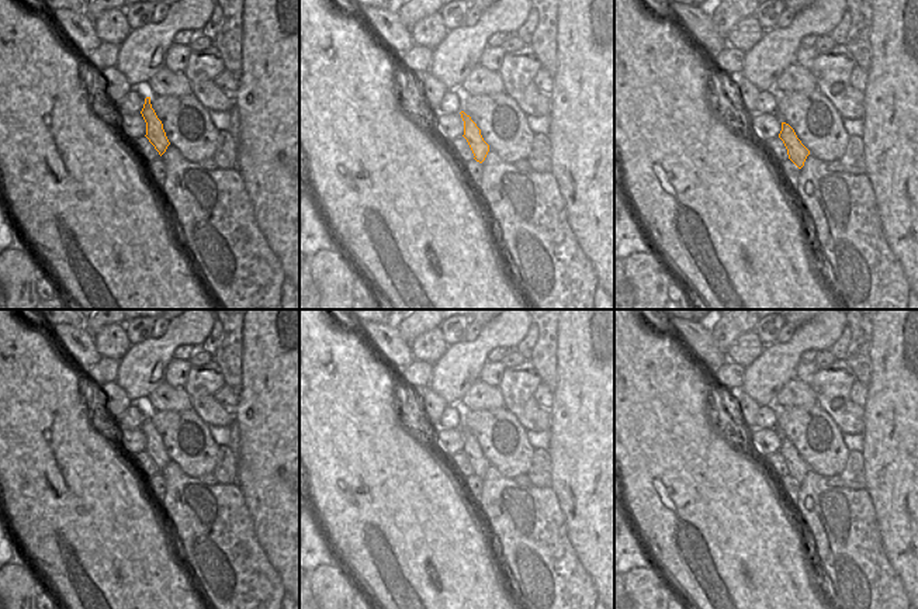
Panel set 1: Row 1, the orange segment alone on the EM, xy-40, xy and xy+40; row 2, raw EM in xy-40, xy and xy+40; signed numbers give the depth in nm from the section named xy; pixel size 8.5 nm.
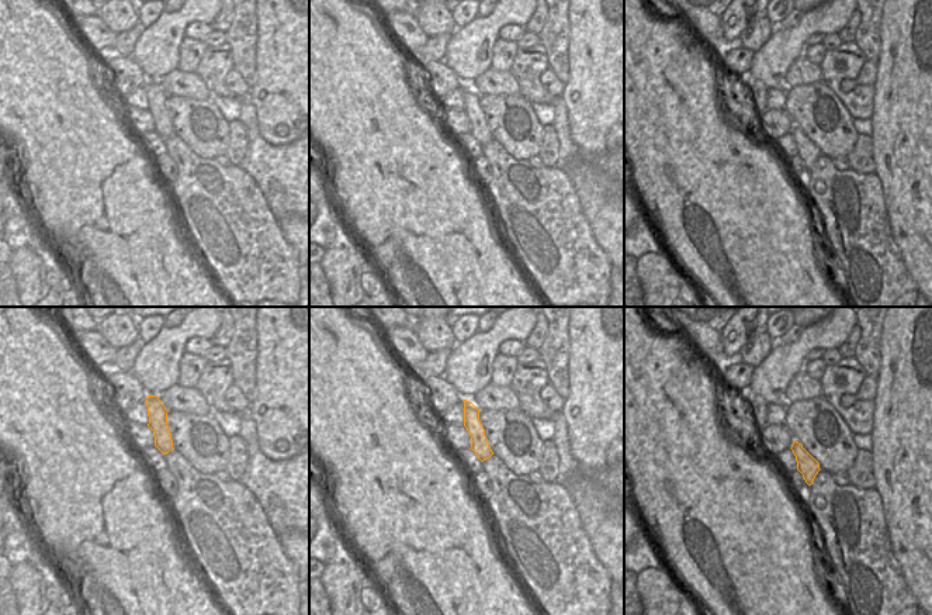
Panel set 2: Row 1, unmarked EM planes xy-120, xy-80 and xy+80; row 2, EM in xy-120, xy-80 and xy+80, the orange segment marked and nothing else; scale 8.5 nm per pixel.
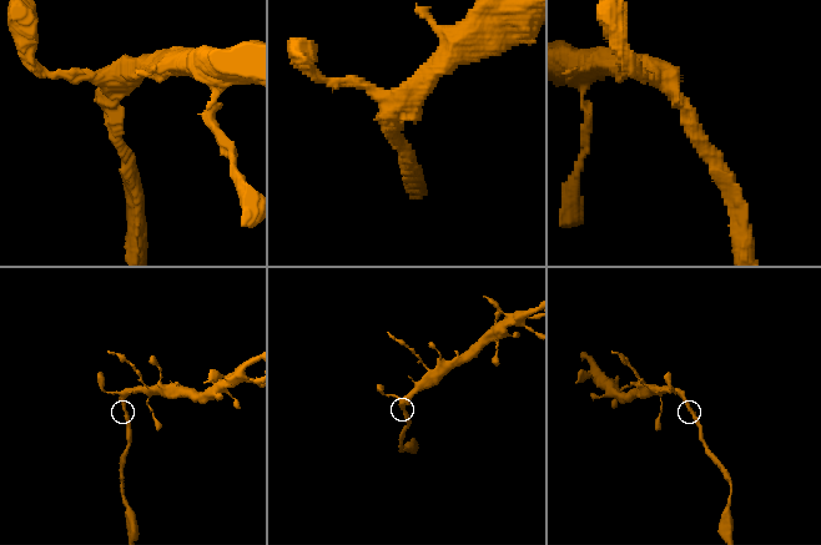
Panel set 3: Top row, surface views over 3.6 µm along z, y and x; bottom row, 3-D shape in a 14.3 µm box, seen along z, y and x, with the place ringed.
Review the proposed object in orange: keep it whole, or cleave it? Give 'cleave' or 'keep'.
cleave

